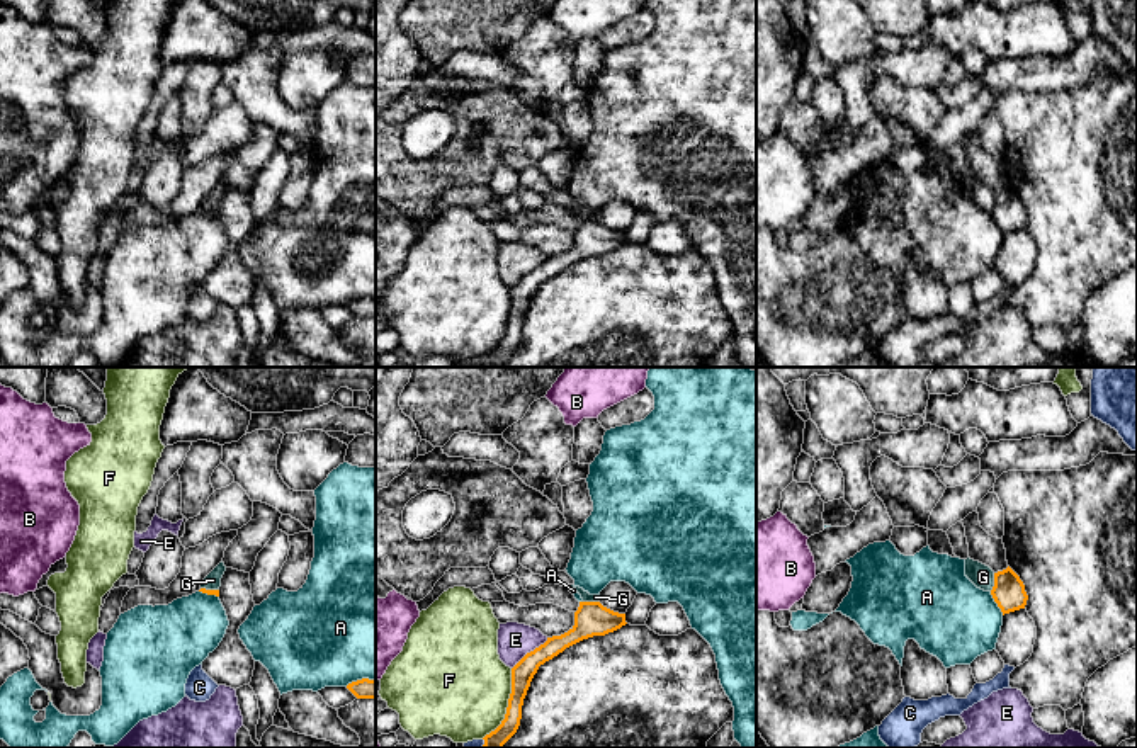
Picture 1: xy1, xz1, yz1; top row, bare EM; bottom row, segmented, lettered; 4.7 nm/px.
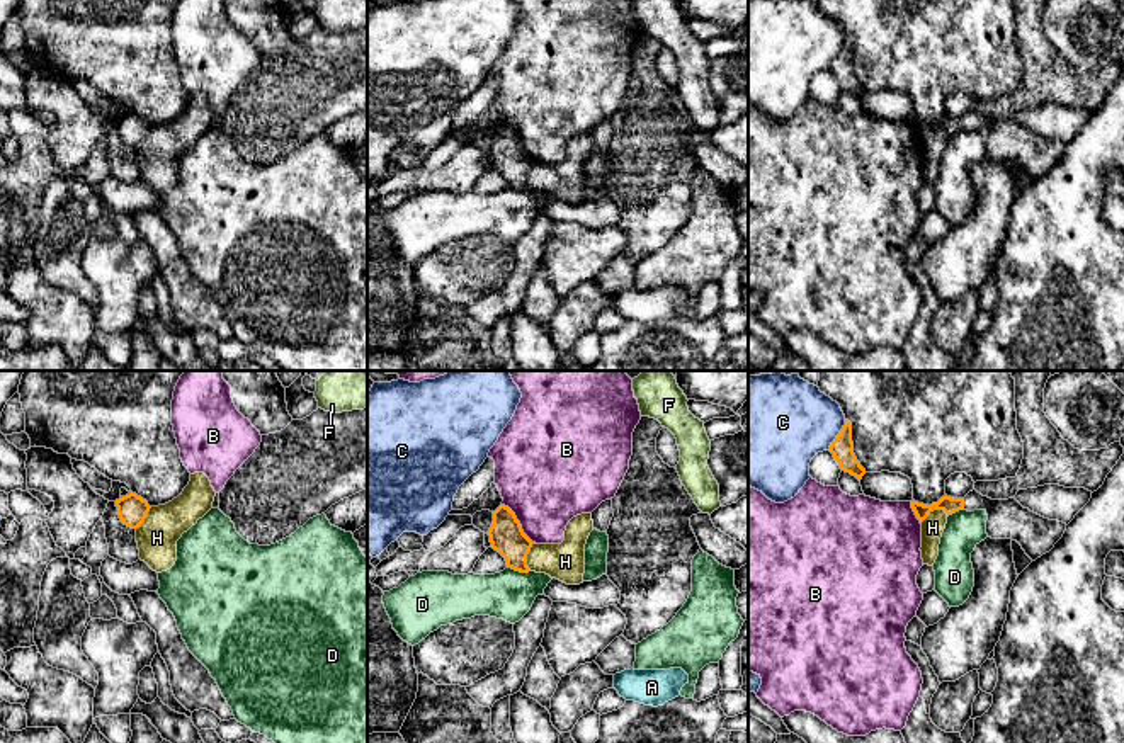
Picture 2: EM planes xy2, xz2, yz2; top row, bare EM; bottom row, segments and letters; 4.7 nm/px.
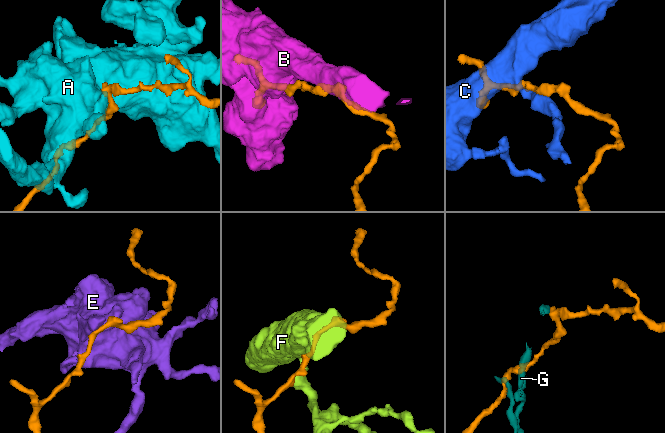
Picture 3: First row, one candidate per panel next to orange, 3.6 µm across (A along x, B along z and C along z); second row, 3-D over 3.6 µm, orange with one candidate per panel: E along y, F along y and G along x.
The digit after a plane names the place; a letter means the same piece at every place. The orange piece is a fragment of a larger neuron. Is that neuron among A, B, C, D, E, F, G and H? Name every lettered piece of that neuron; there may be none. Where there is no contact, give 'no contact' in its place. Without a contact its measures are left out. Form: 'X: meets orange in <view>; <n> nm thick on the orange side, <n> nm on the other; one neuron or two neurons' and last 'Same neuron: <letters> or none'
A: meets orange in yz1; 160 nm thick on the orange side, 380 nm on the other; two neurons
B: meets orange in xz2; 160 nm thick on the orange side, 460 nm on the other; two neurons
C: meets orange in yz2; 110 nm thick on the orange side, 420 nm on the other; two neurons
D: meets orange in xz2; 160 nm thick on the orange side, 240 nm on the other; two neurons
E: meets orange in xz1; 110 nm thick on the orange side, 160 nm on the other; two neurons
F: meets orange in xz1; 110 nm thick on the orange side, 480 nm on the other; two neurons
G: meets orange in yz1; 160 nm thick on the orange side, 110 nm on the other; two neurons
H: meets orange in yz2; 80 nm thick on the orange side, 110 nm on the other; two neurons
Same neuron: none

